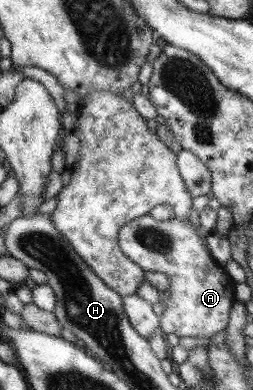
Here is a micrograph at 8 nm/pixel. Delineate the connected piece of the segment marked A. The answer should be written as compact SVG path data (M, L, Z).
M149 214L124 223L117 232L122 253L144 272L162 272L168 275L171 285L170 299L163 302L161 331L184 336L211 338L228 326L234 300L234 284L225 266L218 263L202 243L188 218L168 221L154 220Z

